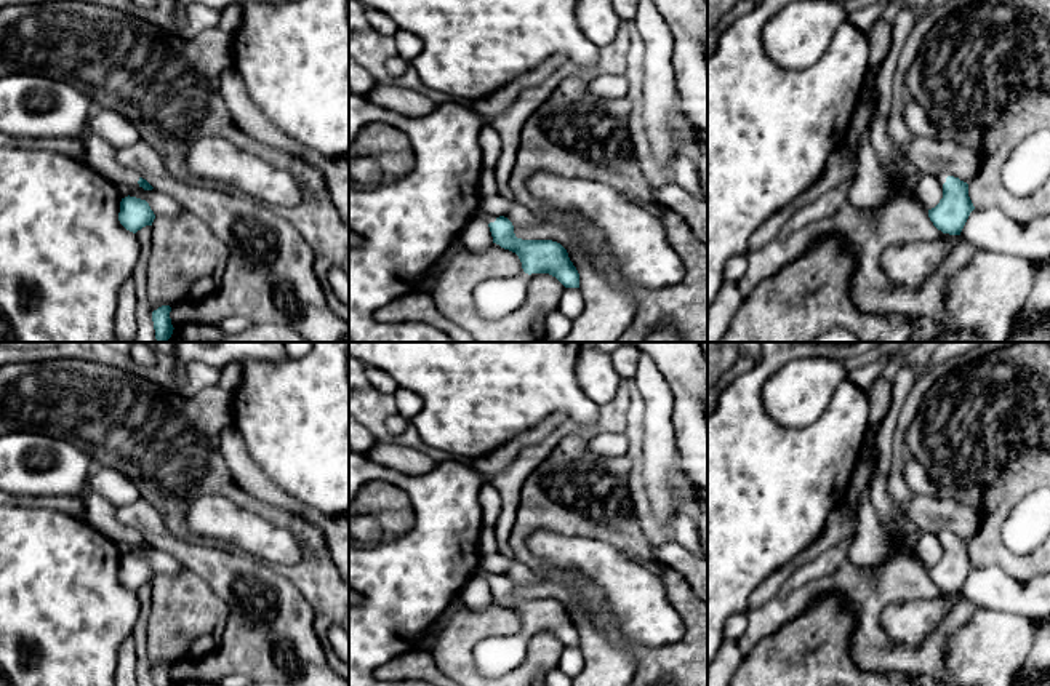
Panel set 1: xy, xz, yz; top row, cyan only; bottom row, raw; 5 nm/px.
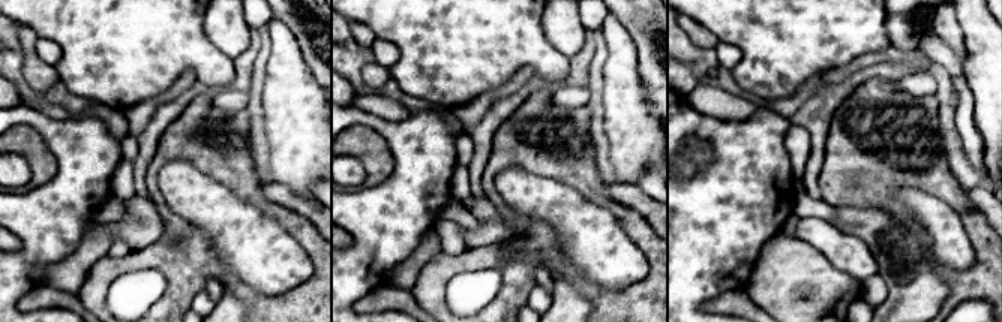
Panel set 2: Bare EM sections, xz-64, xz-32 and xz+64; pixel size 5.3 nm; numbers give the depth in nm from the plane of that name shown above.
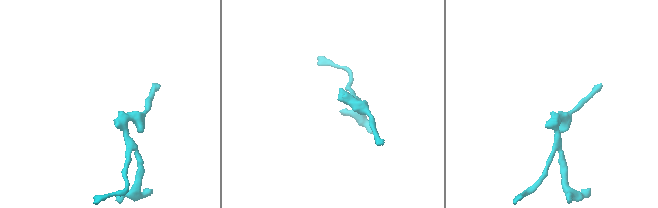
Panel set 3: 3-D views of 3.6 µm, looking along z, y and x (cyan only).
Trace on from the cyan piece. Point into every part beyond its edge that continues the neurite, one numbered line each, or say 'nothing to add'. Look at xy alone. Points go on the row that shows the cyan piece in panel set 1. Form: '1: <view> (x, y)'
1: xy (100, 154)

